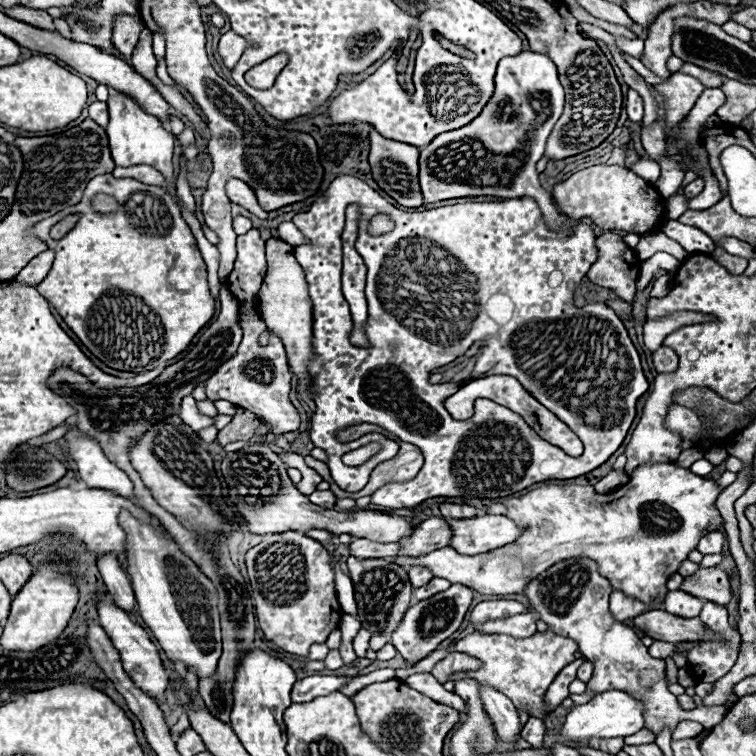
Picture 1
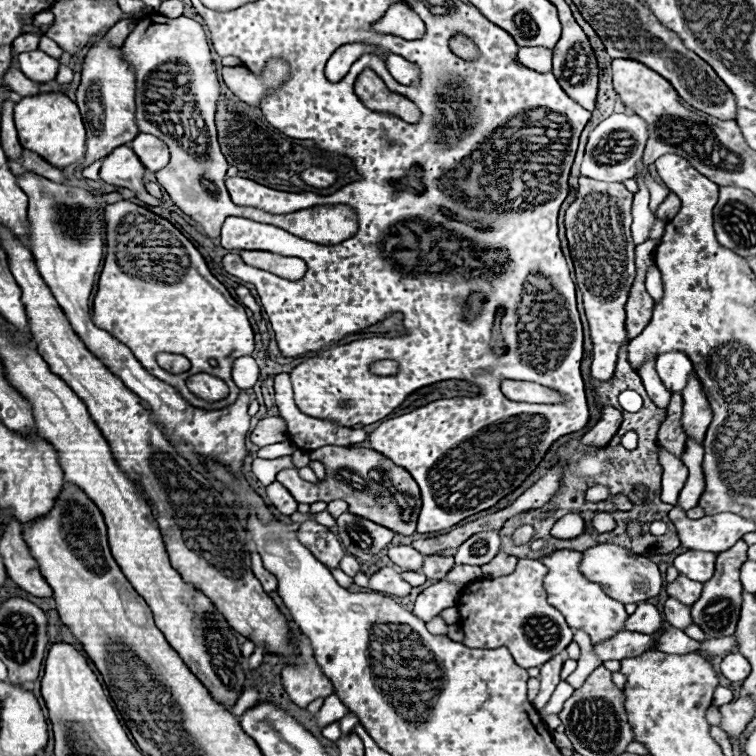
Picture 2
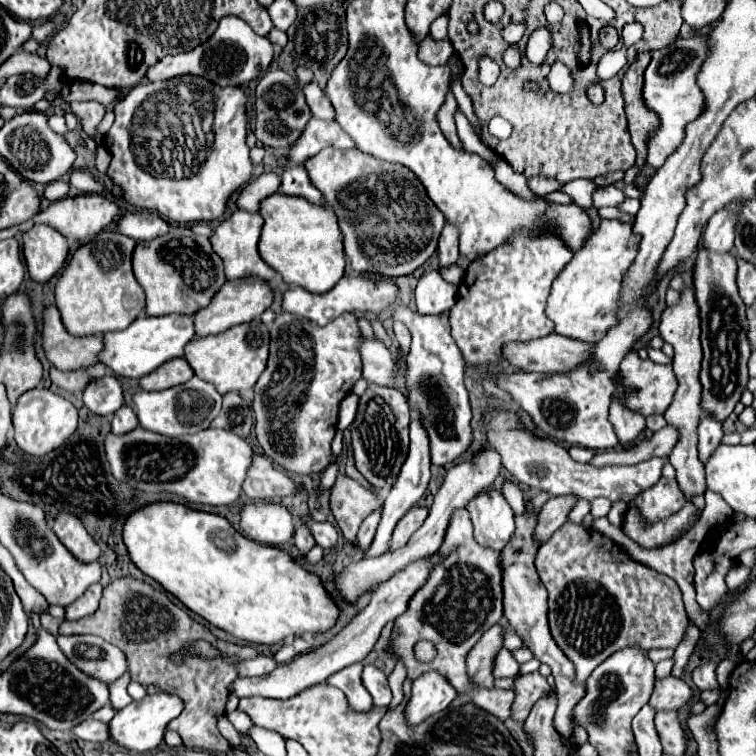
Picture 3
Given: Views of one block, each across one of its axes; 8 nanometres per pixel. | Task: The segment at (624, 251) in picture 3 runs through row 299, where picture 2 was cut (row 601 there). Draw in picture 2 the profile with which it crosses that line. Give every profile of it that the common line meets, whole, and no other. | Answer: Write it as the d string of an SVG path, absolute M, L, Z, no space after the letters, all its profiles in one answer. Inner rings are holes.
M558 550L558 552L542 558L542 562L548 568L548 576L544 578L548 602L564 614L570 628L586 632L586 630L602 630L602 626L618 626L618 614L626 614L624 604L606 596L606 592L598 584L594 584L582 576L582 572L580 572L582 552Z

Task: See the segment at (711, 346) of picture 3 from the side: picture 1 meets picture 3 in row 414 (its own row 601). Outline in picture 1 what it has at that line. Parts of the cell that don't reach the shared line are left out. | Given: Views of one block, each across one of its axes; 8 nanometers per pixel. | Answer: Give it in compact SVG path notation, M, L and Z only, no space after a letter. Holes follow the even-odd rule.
M698 568L692 576L686 576L678 590L692 594L700 600L714 600L716 604L724 606L730 602L732 596L728 574L720 568Z

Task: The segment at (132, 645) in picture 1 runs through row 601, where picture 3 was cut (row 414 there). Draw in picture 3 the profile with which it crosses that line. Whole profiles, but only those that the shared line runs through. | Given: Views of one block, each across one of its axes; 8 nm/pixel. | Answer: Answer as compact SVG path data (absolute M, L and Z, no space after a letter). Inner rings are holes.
M112 374L90 382L82 390L82 400L90 412L100 414L100 416L114 414L124 404L120 382Z

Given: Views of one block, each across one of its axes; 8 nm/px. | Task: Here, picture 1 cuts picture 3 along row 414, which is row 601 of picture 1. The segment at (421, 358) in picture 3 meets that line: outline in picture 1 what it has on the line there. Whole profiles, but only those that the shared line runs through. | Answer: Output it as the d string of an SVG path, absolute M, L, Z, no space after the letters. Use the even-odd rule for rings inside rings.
M452 584L448 590L438 592L436 596L422 600L414 606L410 606L402 618L402 624L398 630L392 634L392 644L396 650L408 660L410 666L418 664L422 658L426 658L436 646L446 640L450 634L454 634L472 602L472 590L462 584Z

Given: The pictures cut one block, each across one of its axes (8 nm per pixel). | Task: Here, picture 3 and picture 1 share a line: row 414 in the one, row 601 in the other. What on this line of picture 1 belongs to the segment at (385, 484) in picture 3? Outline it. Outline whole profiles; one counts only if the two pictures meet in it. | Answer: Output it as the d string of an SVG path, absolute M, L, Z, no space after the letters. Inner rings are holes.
M350 556L346 564L348 564L348 576L352 578L352 584L354 584L354 596L356 596L356 604L358 604L358 620L362 622L362 628L370 630L372 634L392 636L392 632L400 626L406 608L410 606L412 586L410 586L406 570L384 558L358 560L358 558Z

